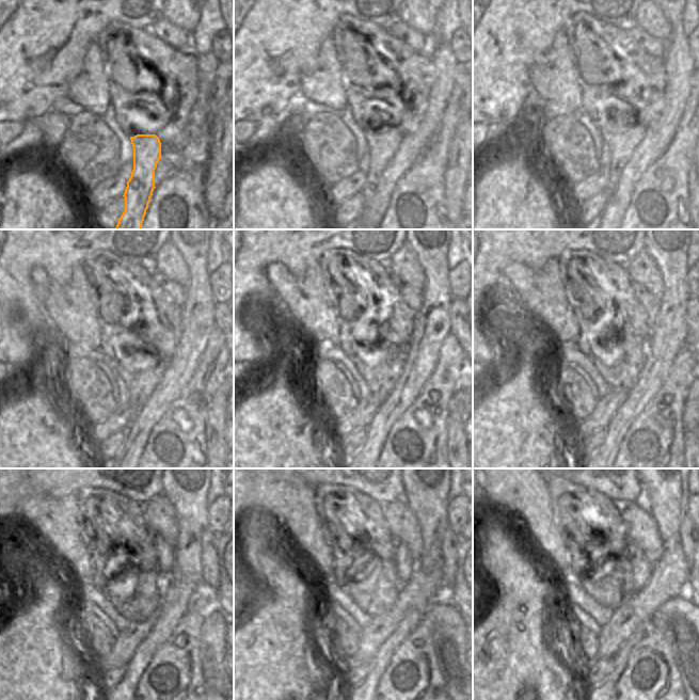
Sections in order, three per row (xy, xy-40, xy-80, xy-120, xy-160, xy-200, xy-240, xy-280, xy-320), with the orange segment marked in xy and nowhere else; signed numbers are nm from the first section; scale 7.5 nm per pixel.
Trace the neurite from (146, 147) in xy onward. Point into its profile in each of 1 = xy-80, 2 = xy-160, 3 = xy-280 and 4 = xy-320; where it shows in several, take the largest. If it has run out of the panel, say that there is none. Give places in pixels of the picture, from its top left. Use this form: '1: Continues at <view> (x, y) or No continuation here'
1: Continues at xy-80 (621, 142)
2: Continues at xy-160 (381, 379)
3: Continues at xy-280 (376, 591)
4: Continues at xy-320 (610, 582)

